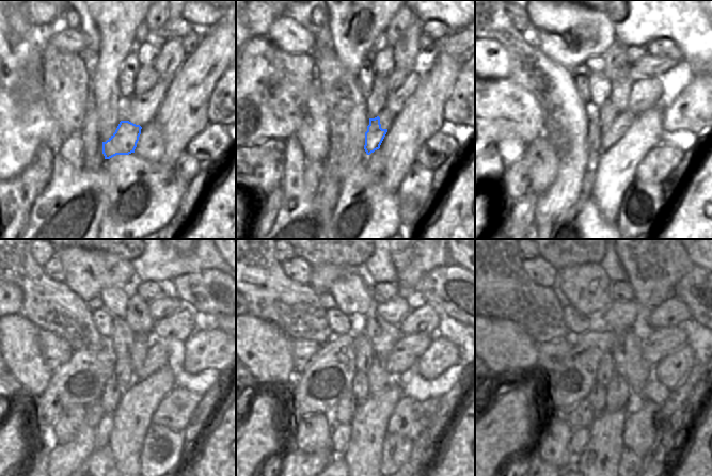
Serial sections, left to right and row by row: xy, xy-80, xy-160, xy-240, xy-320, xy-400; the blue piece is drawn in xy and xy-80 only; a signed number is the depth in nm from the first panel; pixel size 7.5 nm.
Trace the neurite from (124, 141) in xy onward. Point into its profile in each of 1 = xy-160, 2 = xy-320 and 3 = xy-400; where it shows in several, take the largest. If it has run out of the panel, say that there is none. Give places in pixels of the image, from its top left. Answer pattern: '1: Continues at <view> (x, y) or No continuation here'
1: Continues at xy-160 (623, 121)
2: Continues at xy-320 (407, 350)
3: Continues at xy-400 (662, 342).

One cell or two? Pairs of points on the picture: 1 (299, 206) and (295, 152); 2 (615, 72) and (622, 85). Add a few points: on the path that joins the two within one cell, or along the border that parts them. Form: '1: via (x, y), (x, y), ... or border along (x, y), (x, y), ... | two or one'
1: via (298, 192), (295, 165) | one
2: border along (630, 65), (630, 68), (623, 75), (612, 81) | two

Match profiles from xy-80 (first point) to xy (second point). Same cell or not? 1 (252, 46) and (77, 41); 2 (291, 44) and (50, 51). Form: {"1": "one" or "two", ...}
{"1": "one", "2": "two"}

